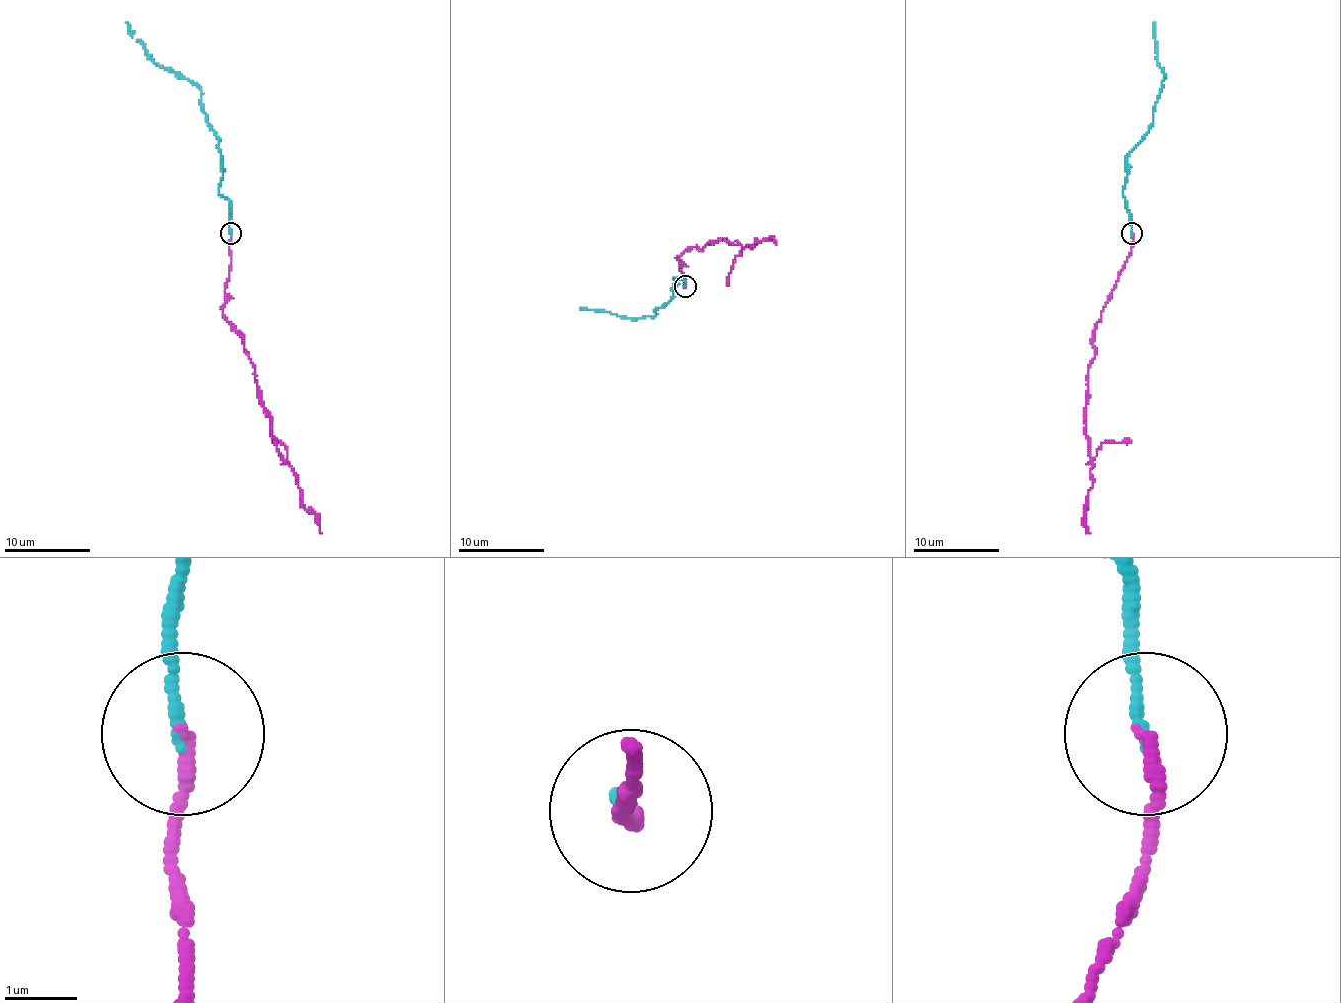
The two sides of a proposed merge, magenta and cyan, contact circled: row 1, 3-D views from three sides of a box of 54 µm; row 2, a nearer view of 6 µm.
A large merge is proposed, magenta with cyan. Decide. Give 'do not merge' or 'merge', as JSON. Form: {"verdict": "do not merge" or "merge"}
{"verdict": "merge"}

